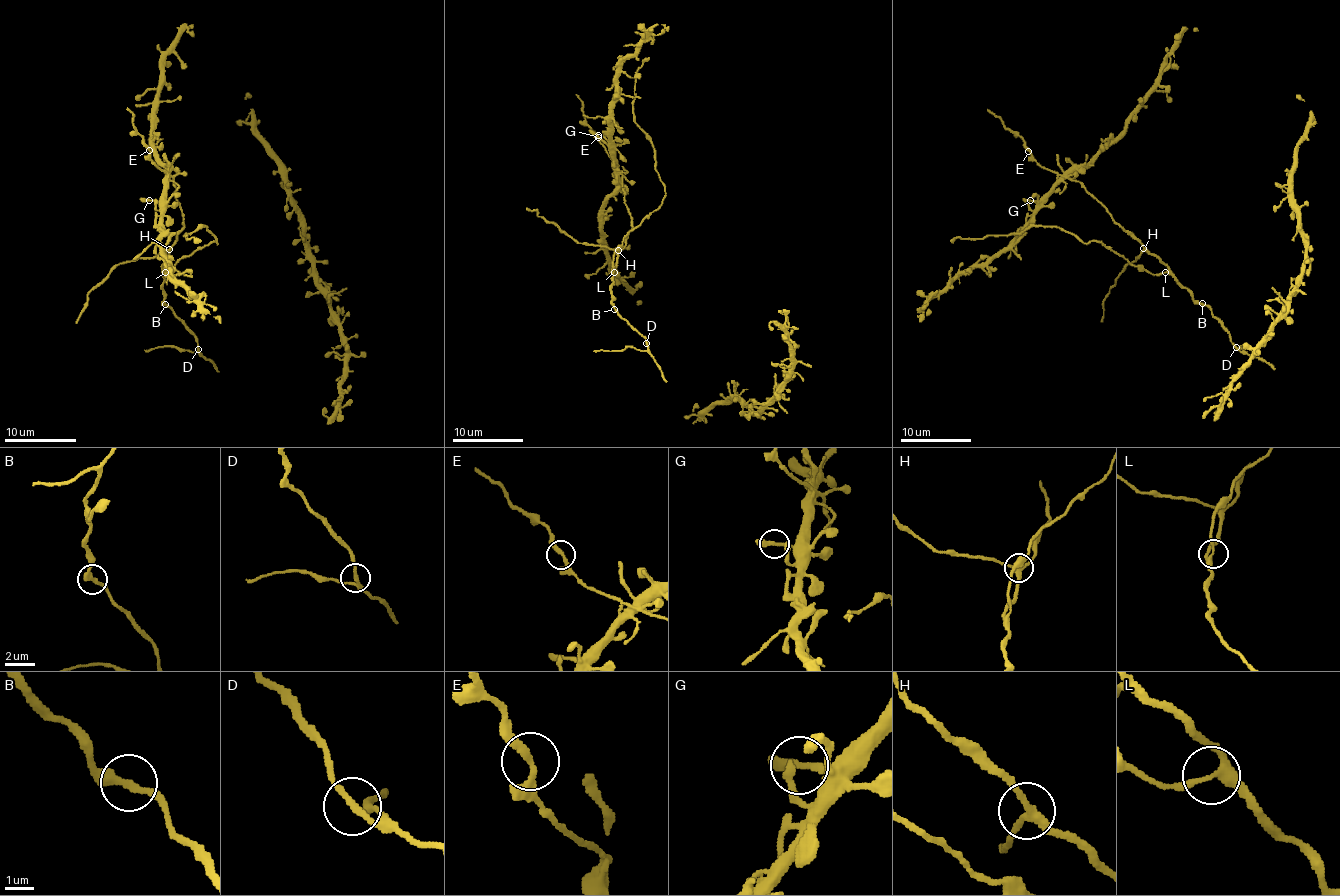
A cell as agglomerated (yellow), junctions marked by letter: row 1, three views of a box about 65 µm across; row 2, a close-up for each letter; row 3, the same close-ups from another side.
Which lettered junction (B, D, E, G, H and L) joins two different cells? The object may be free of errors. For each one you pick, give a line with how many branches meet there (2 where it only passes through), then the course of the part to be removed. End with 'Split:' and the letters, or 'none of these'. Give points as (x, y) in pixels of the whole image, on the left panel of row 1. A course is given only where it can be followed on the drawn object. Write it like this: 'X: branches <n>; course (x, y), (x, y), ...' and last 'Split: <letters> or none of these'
Split: none of these

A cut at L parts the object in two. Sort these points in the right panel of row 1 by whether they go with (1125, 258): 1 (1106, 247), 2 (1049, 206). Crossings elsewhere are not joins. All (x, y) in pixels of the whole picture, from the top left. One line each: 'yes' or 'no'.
1: yes
2: no

